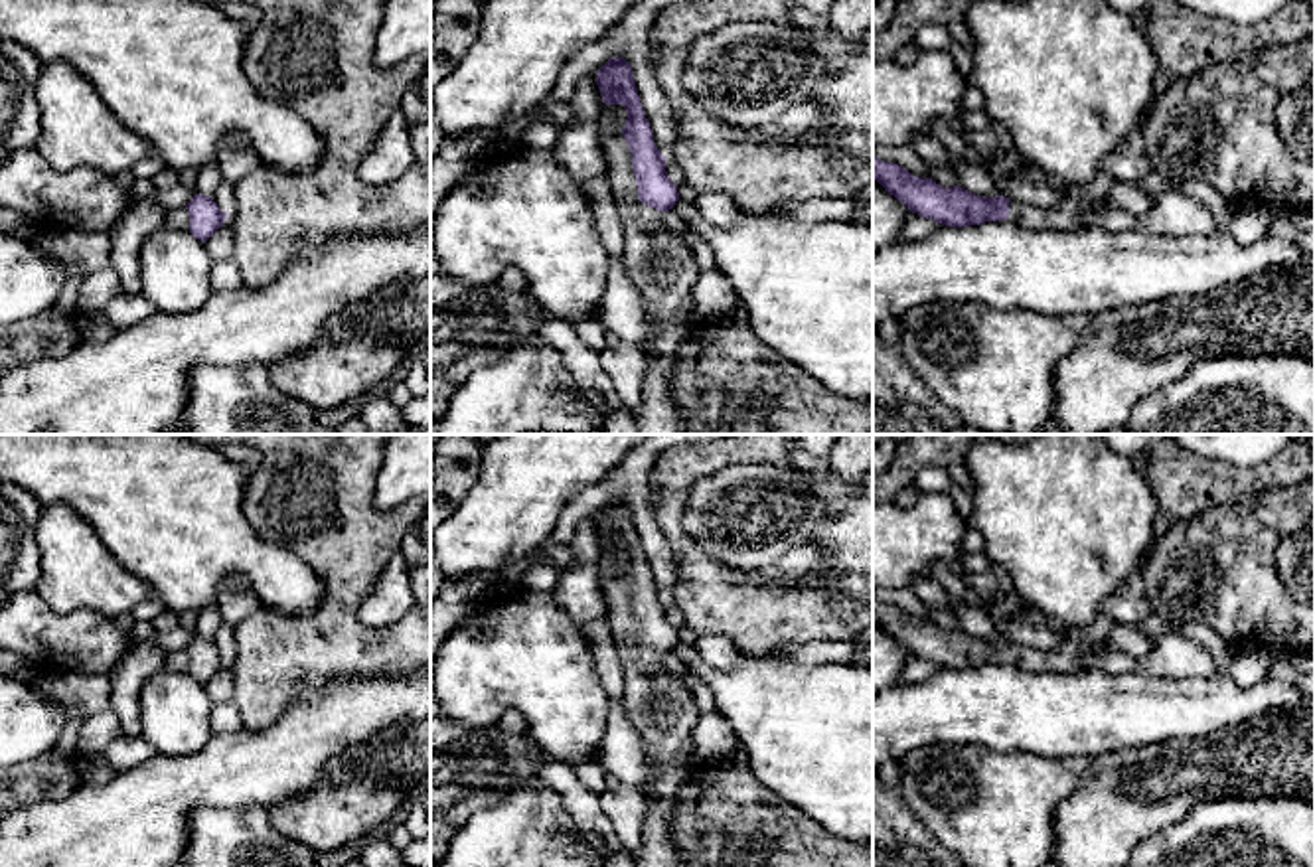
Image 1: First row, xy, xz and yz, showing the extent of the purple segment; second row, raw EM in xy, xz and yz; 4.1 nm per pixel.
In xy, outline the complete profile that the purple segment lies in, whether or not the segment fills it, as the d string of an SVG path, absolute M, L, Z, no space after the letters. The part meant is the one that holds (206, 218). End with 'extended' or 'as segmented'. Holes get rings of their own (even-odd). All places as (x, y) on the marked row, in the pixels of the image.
M195 194L186 207L166 213L166 225L186 229L195 239L205 243L227 219L227 213L217 207L213 197Z; extended

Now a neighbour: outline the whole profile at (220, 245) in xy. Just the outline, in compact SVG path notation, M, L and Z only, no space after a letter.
M229 215L223 221L223 225L203 245L213 261L233 257L233 231Z

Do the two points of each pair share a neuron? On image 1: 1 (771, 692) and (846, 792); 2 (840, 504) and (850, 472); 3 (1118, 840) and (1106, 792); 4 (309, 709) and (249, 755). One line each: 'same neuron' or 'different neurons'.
1: same neuron
2: different neurons
3: same neuron
4: same neuron

